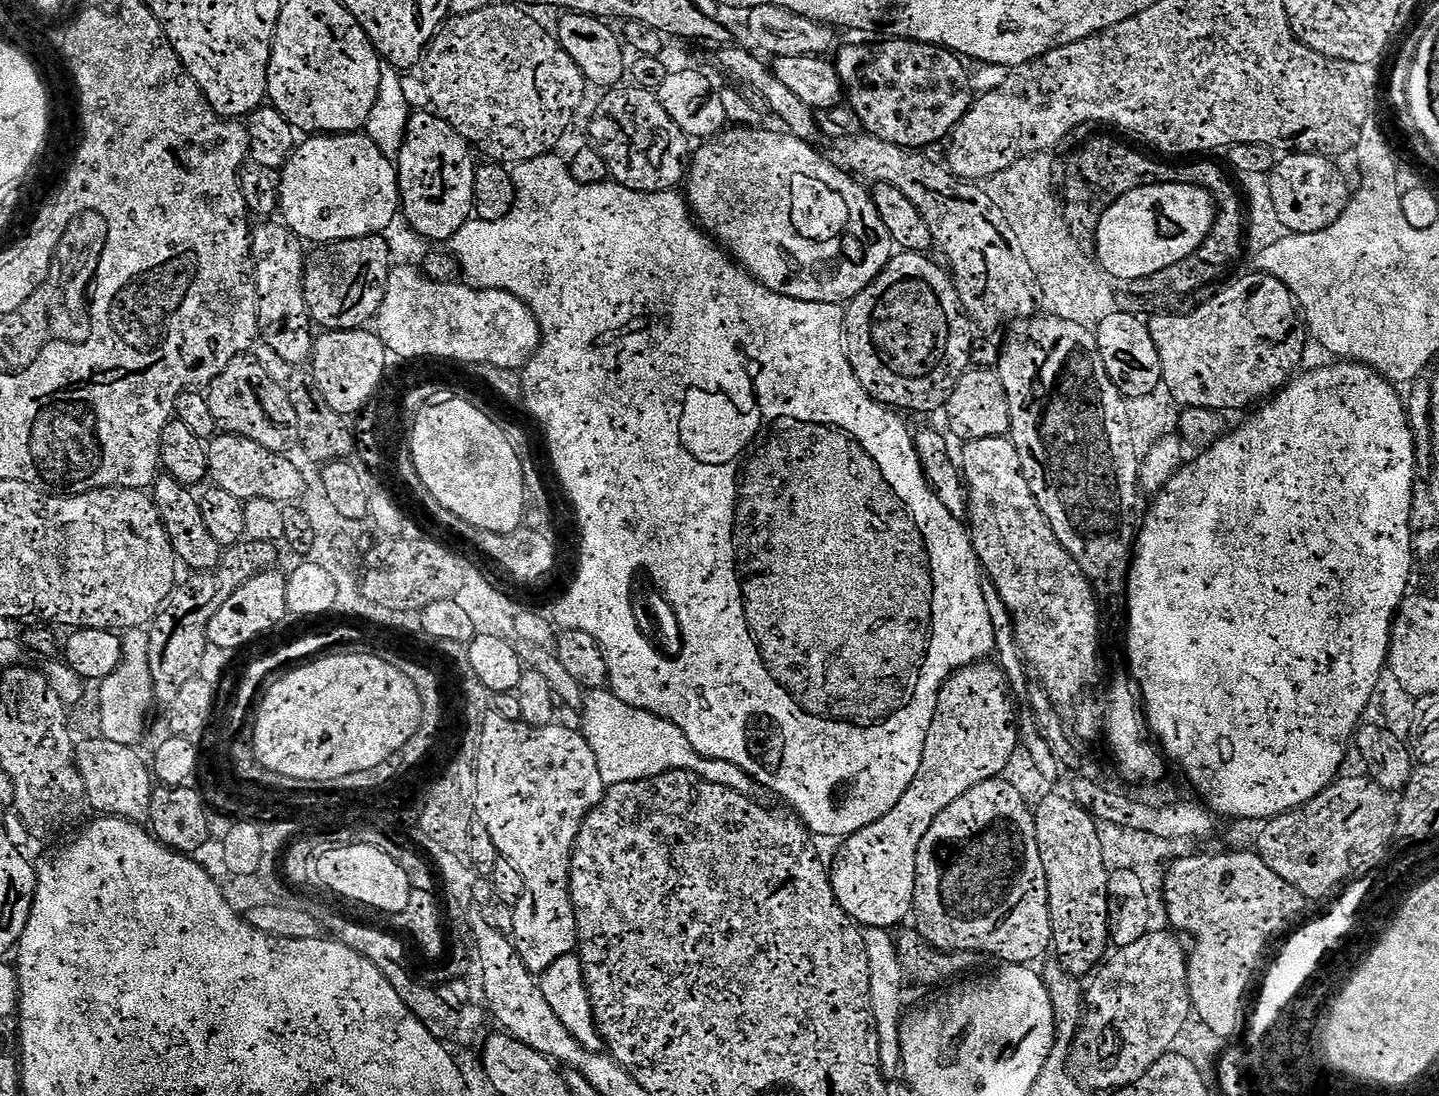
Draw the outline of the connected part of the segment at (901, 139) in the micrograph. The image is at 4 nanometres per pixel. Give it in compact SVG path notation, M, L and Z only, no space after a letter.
M888 38L877 48L844 48L841 47L838 52L838 71L841 81L846 89L846 100L852 103L852 108L856 111L858 119L864 123L863 131L870 136L877 136L879 140L885 140L891 144L897 144L903 148L914 148L917 150L928 150L931 144L936 144L939 140L944 140L953 135L960 123L964 121L964 116L971 110L974 103L972 96L972 80L968 77L969 65L957 53L951 52L948 48L939 48L936 44L918 44L915 40L901 40L899 38Z

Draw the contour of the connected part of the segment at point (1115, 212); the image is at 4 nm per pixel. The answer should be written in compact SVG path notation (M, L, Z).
M1196 184L1146 186L1117 195L1115 199L1103 215L1100 253L1108 268L1118 276L1134 276L1138 280L1183 260L1192 260L1216 223L1216 200Z

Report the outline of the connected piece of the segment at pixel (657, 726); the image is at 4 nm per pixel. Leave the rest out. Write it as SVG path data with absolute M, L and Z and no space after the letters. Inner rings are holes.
M591 689L585 695L582 716L582 731L591 742L598 758L605 785L653 780L655 776L667 772L696 772L704 780L712 780L744 796L751 796L757 802L765 799L763 796L766 796L766 789L746 770L734 766L734 762L709 760L708 757L700 755L692 748L687 735L674 722L641 708L626 705L611 690Z

